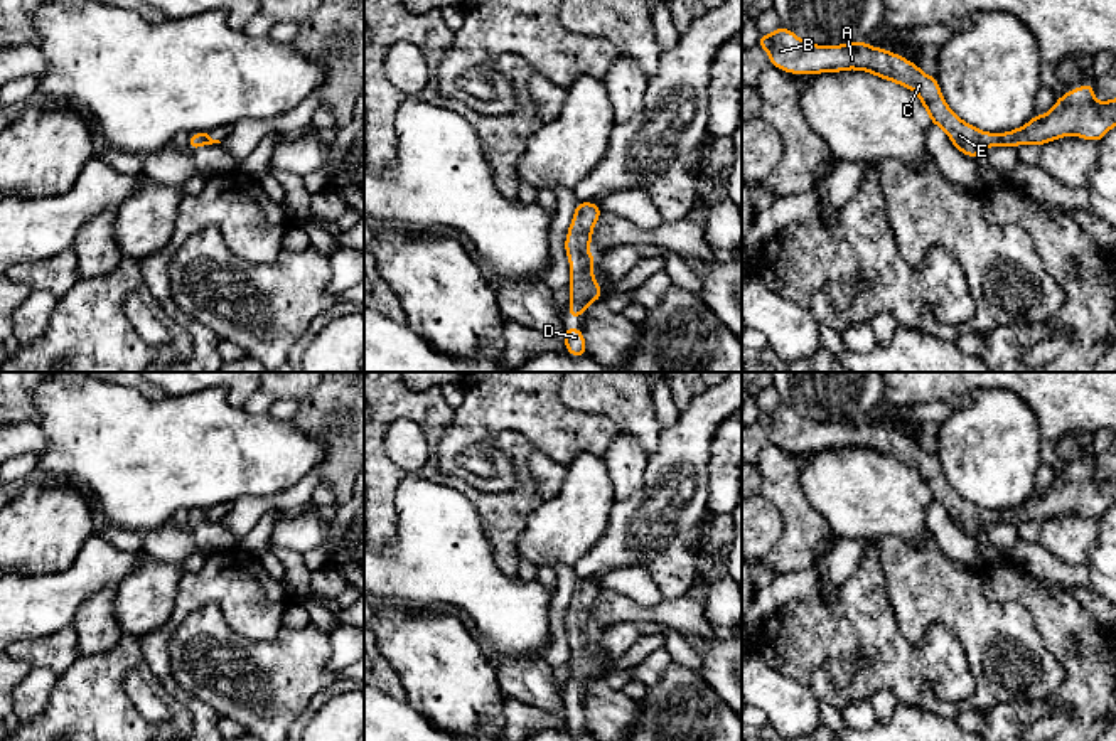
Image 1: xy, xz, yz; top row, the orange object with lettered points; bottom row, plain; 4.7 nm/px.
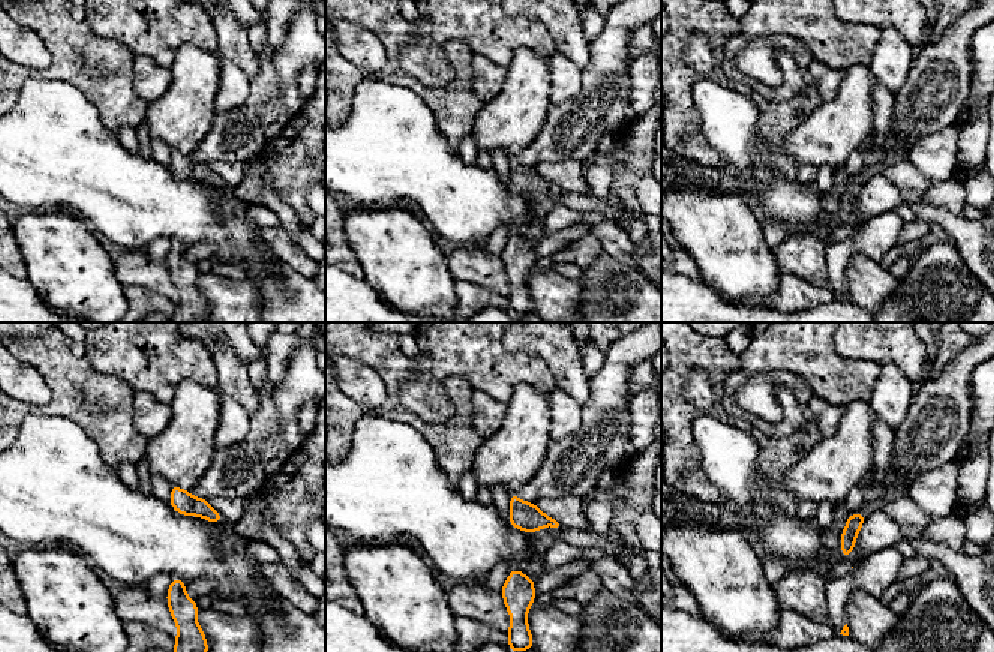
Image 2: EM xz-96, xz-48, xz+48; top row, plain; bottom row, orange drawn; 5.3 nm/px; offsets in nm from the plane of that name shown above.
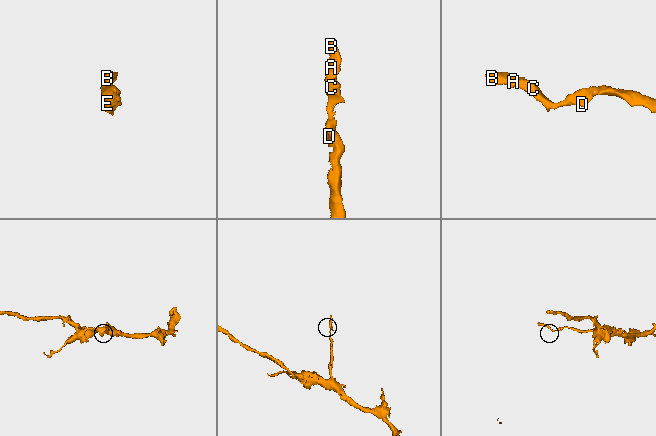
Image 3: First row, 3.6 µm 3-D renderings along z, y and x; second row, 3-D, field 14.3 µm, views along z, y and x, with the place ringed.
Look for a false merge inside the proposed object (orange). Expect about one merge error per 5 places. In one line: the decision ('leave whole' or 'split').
leave whole

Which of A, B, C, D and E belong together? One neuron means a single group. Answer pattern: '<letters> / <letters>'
A B C D E

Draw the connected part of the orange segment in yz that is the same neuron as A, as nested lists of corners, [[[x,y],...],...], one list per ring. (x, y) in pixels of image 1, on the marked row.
[[[786,27],[760,35],[757,45],[769,52],[770,66],[791,74],[860,69],[914,89],[927,109],[931,123],[941,126],[952,145],[969,158],[979,157],[990,147],[1020,147],[1023,143],[1044,147],[1070,133],[1101,141],[1116,125],[1116,98],[1096,103],[1094,84],[1087,83],[1059,98],[1049,115],[1035,115],[1025,126],[1008,133],[986,133],[951,111],[936,77],[890,51],[867,45],[863,40],[823,47],[801,40]]]

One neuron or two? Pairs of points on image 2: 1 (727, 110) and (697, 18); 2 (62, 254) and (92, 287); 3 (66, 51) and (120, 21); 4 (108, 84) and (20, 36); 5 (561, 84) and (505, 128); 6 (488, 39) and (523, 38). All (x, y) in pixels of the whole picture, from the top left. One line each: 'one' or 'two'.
1: two
2: one
3: two
4: two
5: two
6: one

